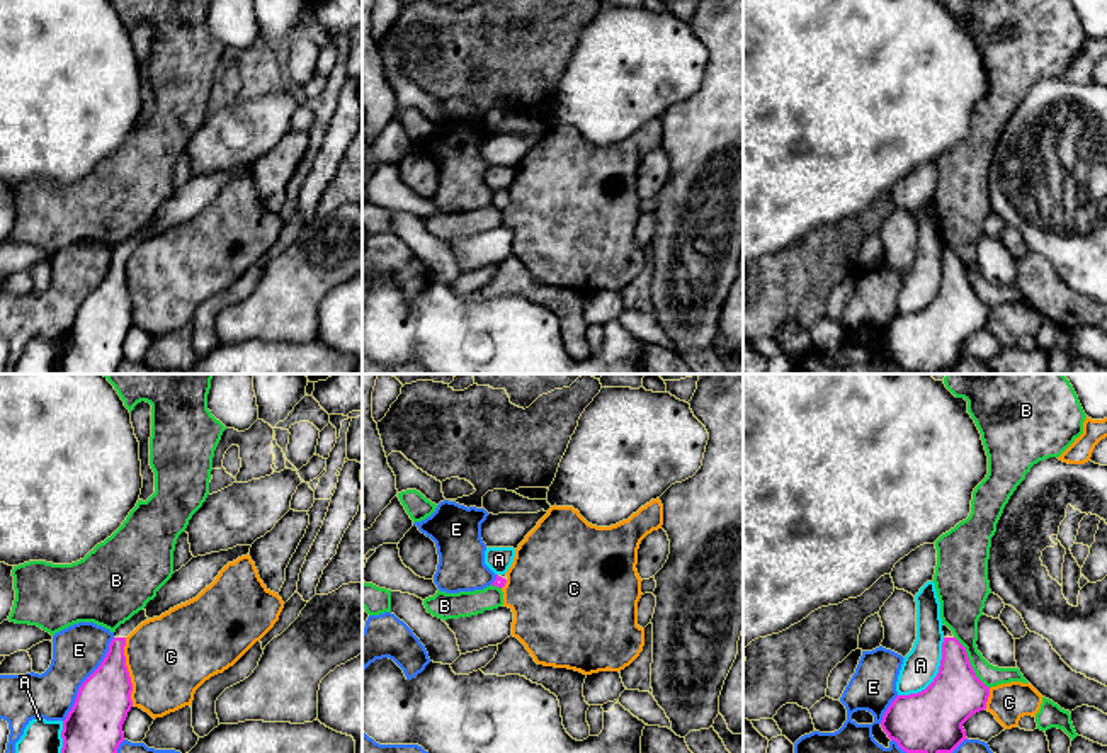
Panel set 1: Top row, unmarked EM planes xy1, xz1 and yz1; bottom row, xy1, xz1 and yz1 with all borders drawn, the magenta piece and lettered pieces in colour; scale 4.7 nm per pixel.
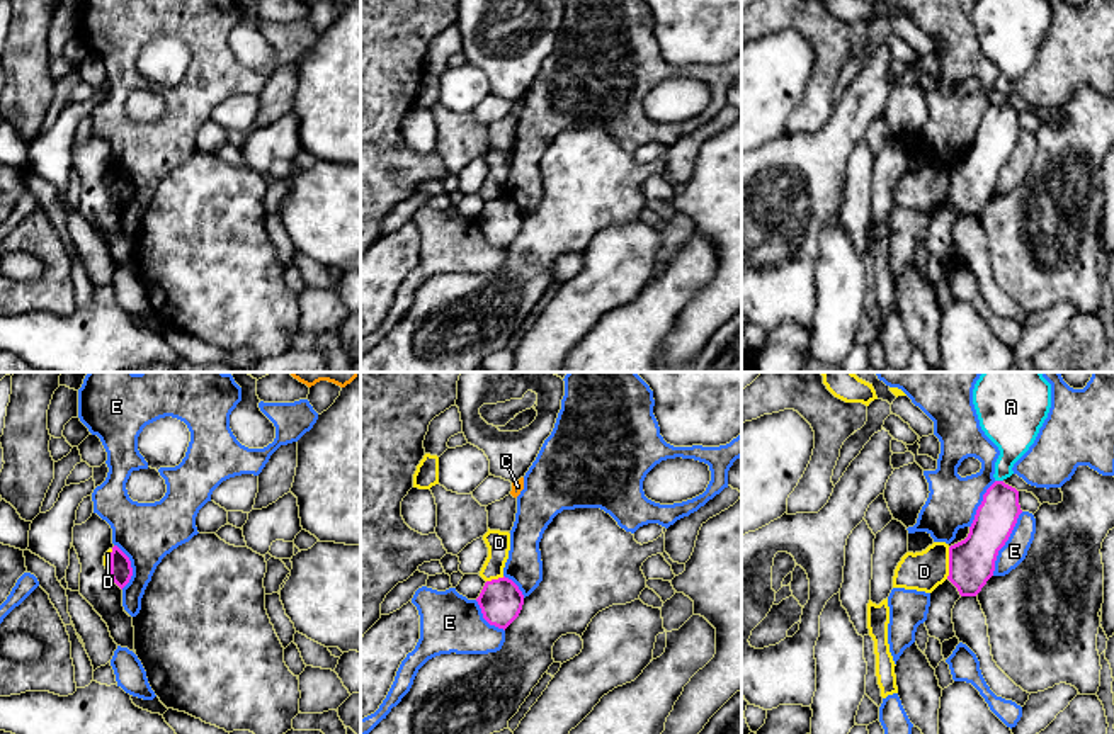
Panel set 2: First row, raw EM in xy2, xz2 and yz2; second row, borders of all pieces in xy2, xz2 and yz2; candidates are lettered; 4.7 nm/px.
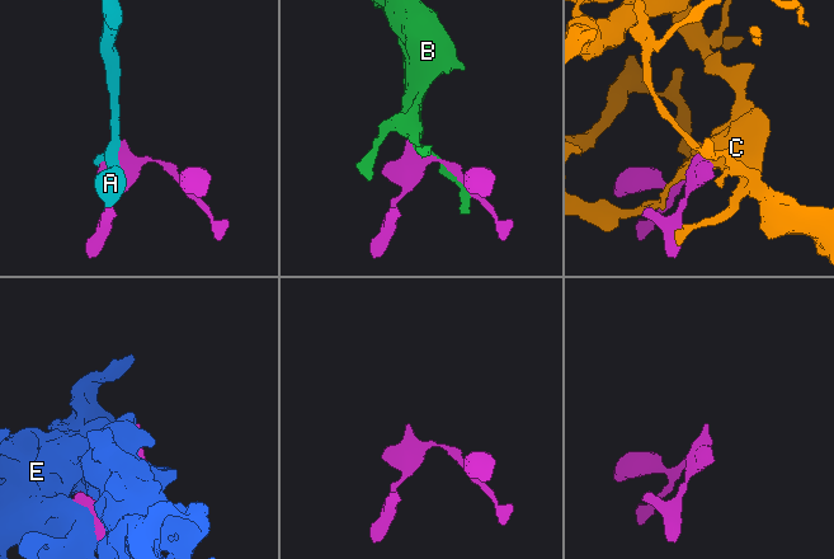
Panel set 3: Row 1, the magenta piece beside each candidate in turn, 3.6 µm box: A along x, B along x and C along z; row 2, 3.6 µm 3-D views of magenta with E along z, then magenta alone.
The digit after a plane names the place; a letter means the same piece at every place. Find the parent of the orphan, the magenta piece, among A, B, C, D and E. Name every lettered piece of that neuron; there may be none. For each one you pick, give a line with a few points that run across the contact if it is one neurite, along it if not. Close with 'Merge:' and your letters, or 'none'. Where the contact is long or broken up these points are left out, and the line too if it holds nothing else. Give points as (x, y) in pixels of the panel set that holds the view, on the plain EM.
Merge: none

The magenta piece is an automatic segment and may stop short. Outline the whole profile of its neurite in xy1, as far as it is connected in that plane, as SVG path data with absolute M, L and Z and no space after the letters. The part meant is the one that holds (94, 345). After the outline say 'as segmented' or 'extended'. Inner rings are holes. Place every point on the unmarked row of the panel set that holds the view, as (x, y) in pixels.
M139 229L121 243L100 286L82 303L63 340L61 374L116 374L124 360L122 343L133 326L133 303L126 286L126 257L148 240Z; extended

